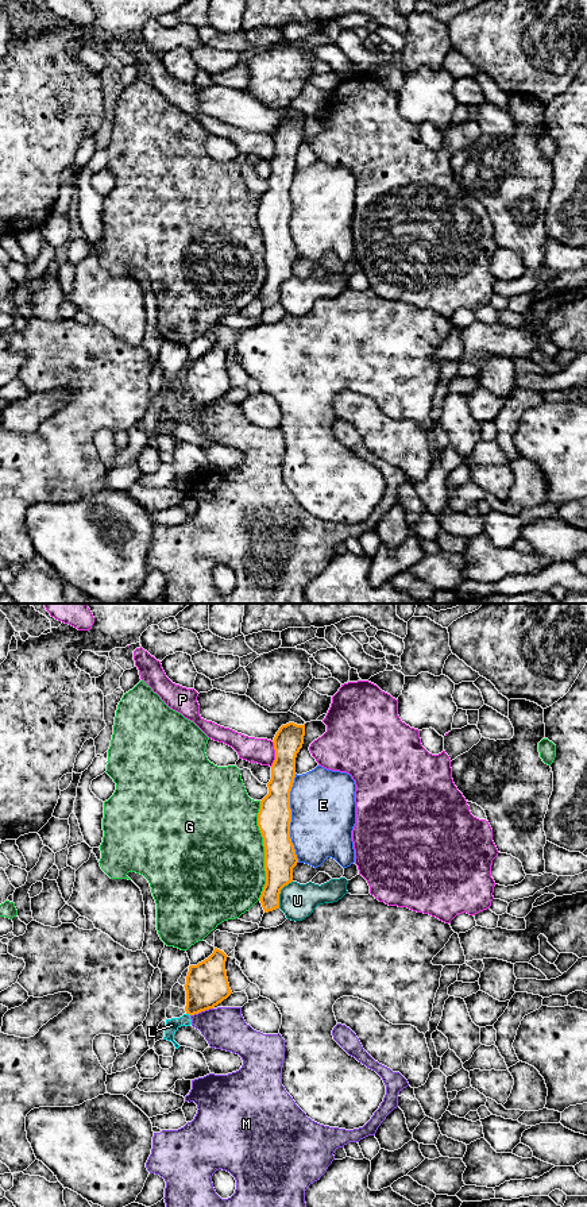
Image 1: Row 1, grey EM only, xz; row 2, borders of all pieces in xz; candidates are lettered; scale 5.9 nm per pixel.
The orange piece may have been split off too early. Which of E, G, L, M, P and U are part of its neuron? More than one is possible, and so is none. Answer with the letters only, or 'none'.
L

